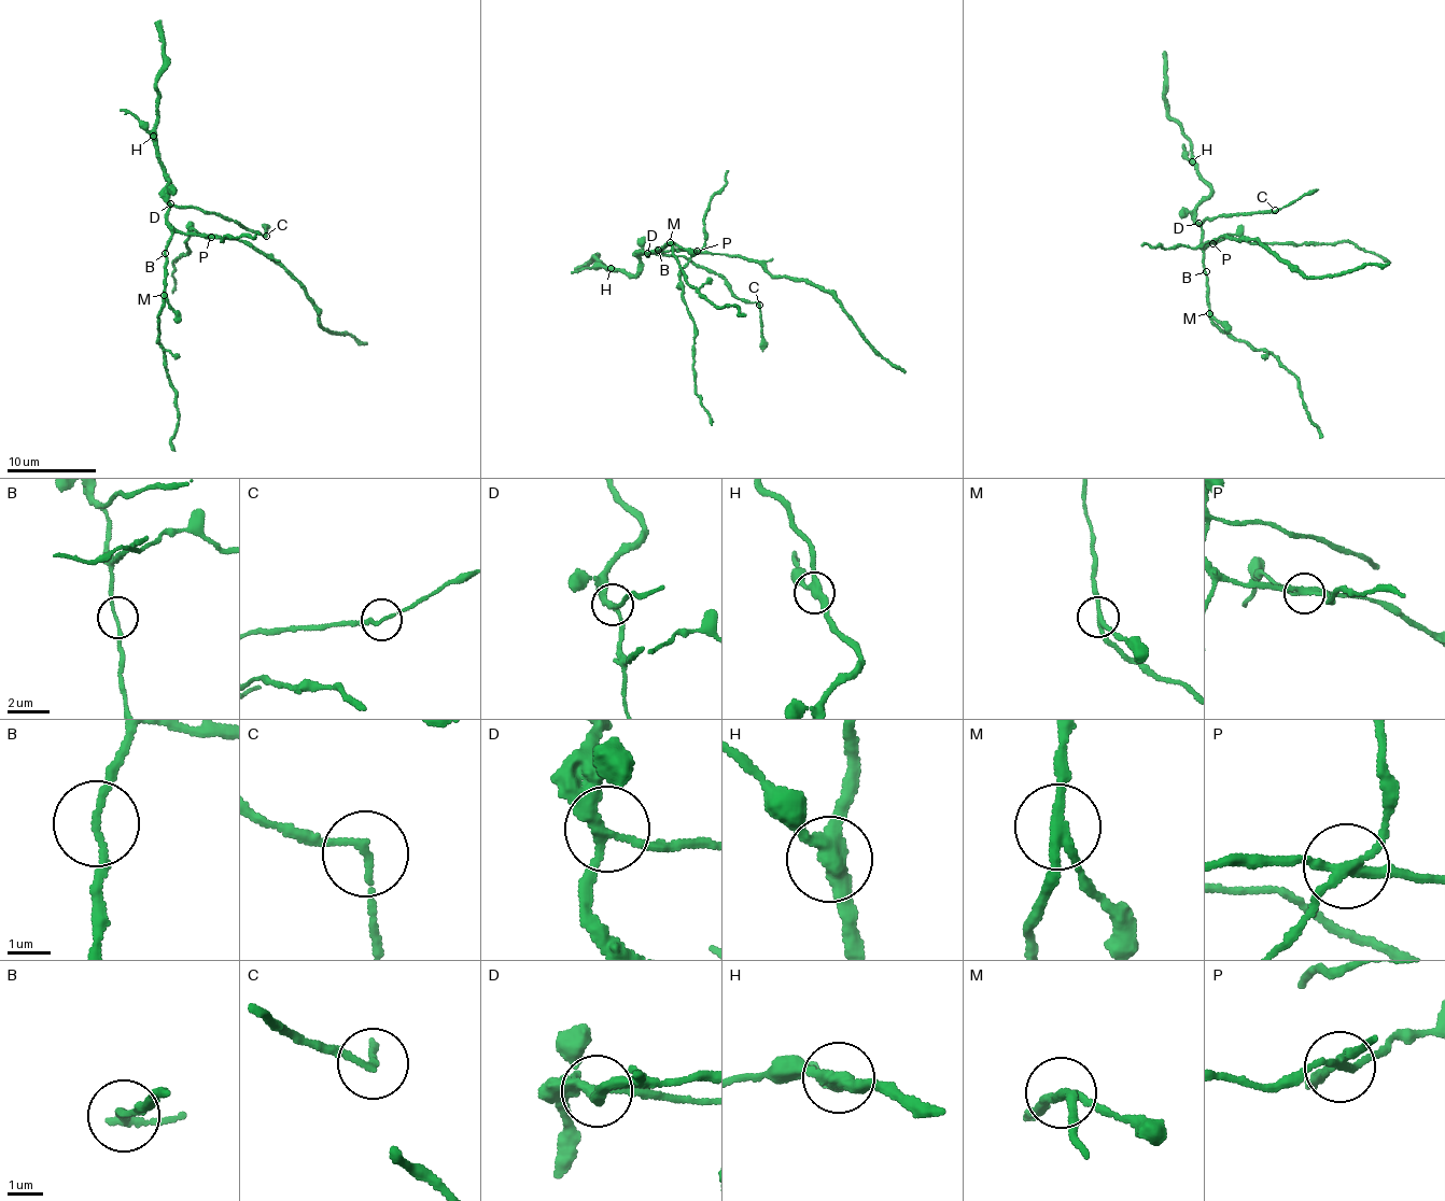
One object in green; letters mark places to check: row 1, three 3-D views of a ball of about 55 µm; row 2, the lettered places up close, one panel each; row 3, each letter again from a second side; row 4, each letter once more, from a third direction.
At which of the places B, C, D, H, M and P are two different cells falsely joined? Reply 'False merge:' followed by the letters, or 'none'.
False merge: C, H, P

